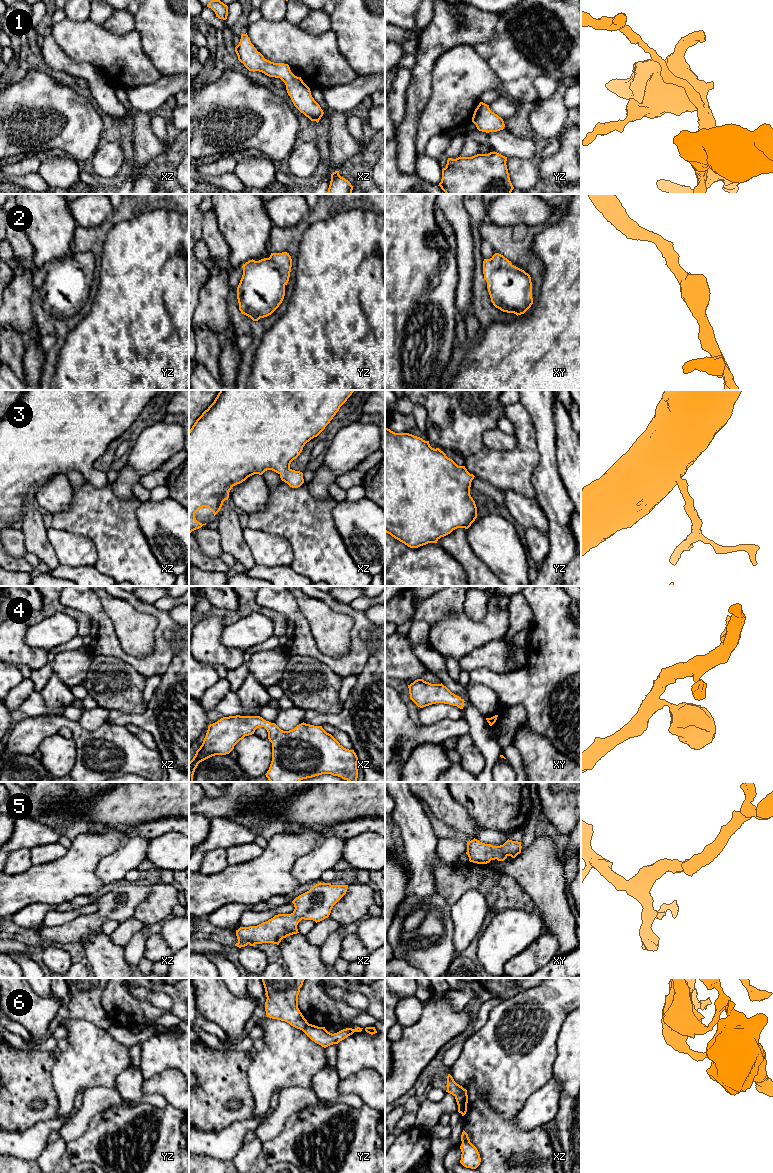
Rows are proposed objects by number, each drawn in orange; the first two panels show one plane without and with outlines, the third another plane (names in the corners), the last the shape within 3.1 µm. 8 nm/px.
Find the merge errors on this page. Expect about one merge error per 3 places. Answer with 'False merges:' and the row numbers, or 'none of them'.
False merges: 6

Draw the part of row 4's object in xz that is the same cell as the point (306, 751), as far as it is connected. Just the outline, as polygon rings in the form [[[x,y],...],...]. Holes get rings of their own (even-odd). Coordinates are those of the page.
[[[229,716],[223,717],[217,722],[210,724],[202,745],[196,751],[195,756],[189,762],[189,782],[193,782],[193,775],[198,764],[215,755],[229,754],[234,746],[245,736],[254,734],[259,727],[264,727],[268,732],[268,739],[272,743],[272,761],[269,770],[265,774],[270,782],[300,782],[303,779],[312,778],[322,774],[331,774],[341,777],[348,782],[357,782],[358,757],[354,750],[344,748],[331,734],[327,733],[322,726],[314,726],[306,723],[297,725],[289,731],[281,730],[275,723],[264,720],[260,716]]]

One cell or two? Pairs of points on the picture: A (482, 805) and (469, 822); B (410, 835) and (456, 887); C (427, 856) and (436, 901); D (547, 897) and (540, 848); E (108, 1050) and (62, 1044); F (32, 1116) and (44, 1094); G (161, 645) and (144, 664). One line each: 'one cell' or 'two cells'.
A: two cells
B: two cells
C: two cells
D: one cell
E: two cells
F: one cell
G: one cell

